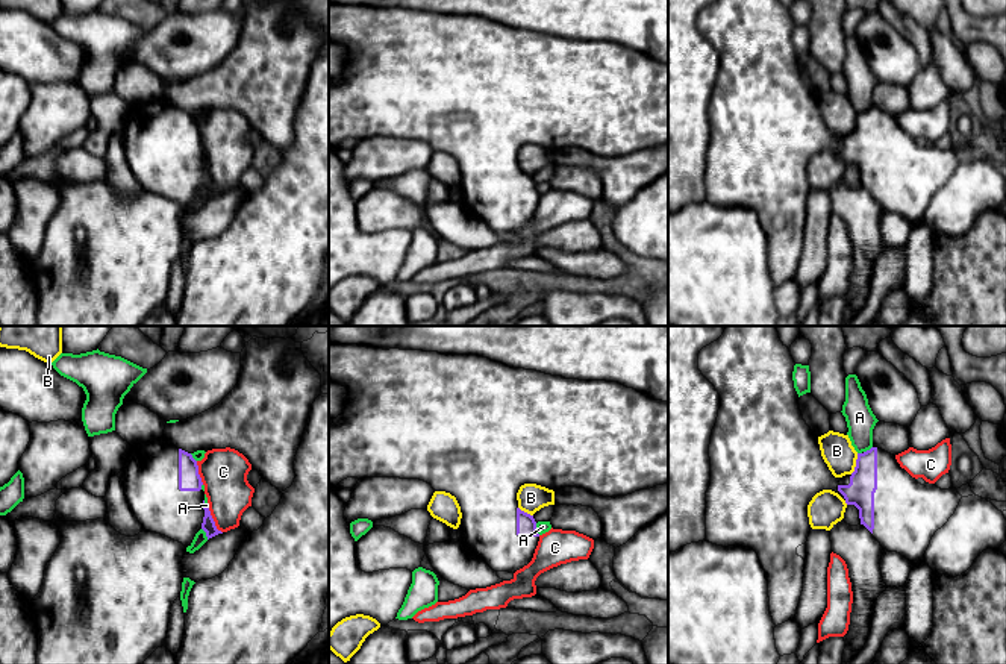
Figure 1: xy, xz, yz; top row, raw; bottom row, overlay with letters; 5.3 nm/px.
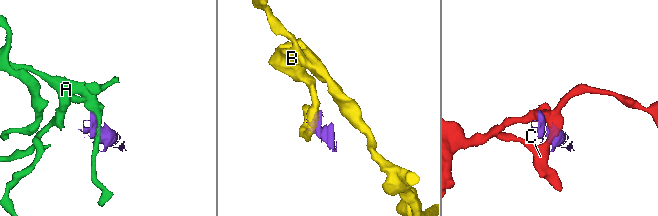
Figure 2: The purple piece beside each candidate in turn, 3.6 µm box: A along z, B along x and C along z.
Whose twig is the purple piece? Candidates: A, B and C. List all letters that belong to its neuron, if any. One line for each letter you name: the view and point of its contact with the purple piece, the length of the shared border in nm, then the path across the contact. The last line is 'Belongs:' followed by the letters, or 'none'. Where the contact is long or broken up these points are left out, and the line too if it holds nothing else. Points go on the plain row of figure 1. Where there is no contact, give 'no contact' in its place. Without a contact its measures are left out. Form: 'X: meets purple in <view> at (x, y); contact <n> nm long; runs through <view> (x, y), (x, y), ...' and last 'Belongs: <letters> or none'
Belongs: none

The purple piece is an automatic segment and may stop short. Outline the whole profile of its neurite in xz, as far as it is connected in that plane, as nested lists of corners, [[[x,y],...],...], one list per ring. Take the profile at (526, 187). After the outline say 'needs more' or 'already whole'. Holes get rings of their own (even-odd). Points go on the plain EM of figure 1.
[[[329,5],[329,41],[347,49],[345,70],[329,82],[329,149],[335,149],[347,138],[400,138],[420,139],[435,152],[445,152],[456,158],[462,179],[458,199],[464,206],[483,220],[494,232],[509,232],[527,226],[539,202],[533,176],[518,168],[517,153],[524,144],[536,144],[548,150],[577,147],[603,158],[627,156],[639,150],[650,150],[668,143],[668,62],[650,59],[618,42],[579,41],[551,36],[536,30],[511,29],[506,24],[477,15],[441,15],[423,11],[383,11],[373,6]]]; needs more

